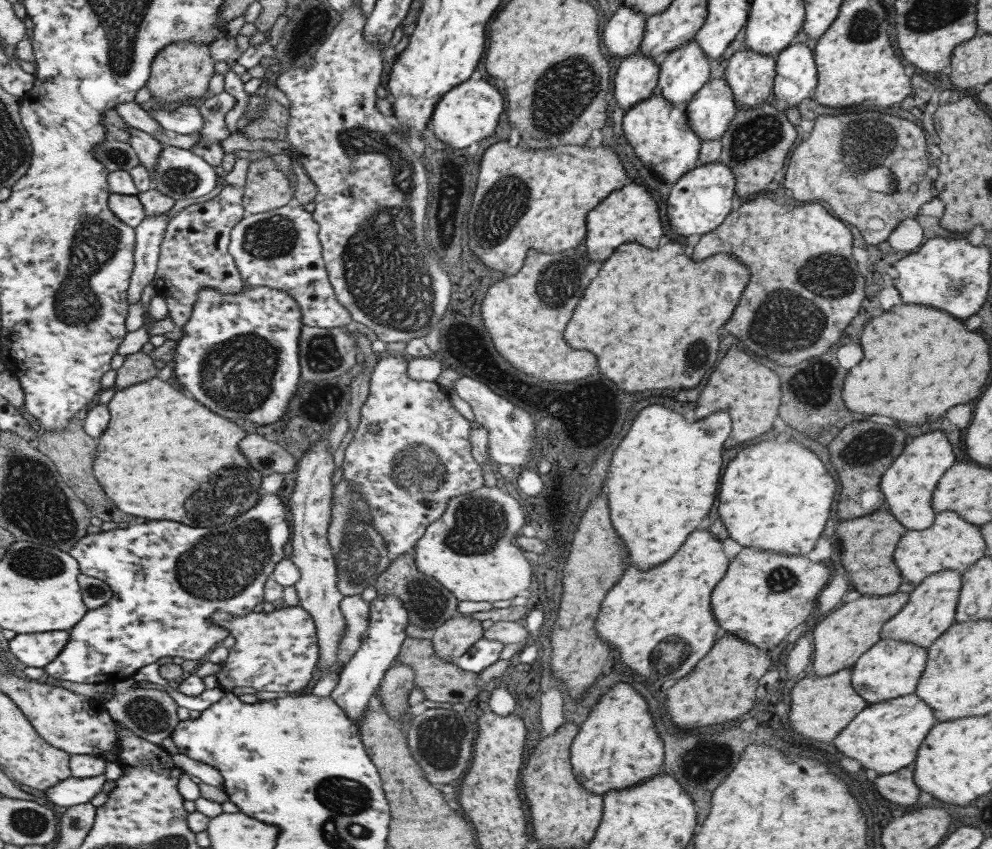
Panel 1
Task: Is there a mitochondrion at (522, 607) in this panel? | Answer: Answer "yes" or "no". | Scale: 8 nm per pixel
no

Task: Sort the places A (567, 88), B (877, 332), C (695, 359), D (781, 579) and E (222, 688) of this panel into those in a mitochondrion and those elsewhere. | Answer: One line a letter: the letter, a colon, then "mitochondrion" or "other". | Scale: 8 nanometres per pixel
A: mitochondrion
B: other
C: mitochondrion
D: mitochondrion
E: other

